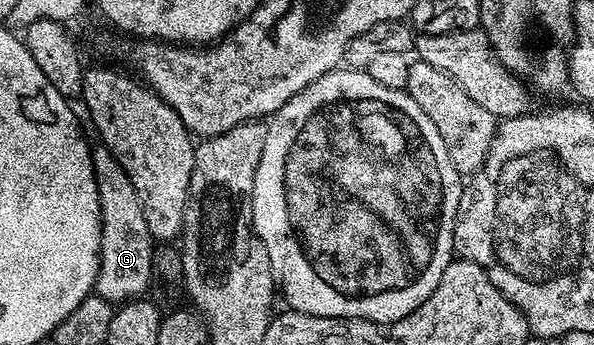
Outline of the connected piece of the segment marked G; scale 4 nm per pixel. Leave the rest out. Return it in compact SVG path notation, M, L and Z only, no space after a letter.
M99 144L92 149L91 163L99 193L101 216L99 267L94 293L109 304L127 304L132 300L142 299L148 293L151 284L153 239L145 224L145 216L141 212L135 189L106 146Z

